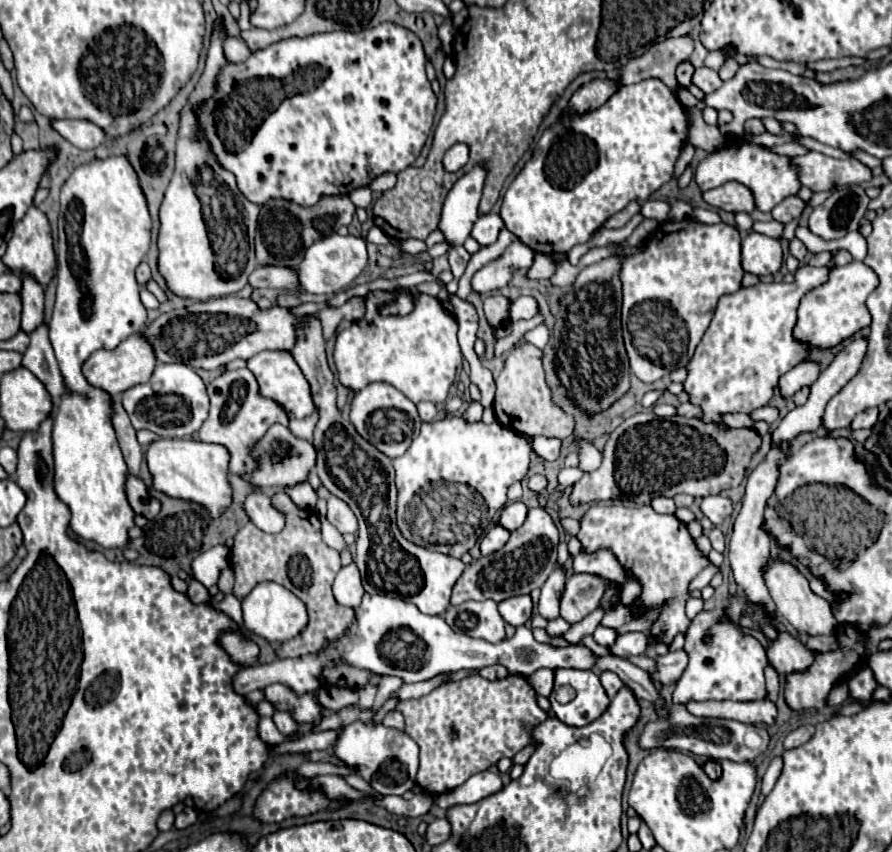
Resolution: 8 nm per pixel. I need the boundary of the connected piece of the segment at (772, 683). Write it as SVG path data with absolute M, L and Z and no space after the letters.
M769 664L764 671L767 687L767 698L776 702L780 694L780 679L778 673Z

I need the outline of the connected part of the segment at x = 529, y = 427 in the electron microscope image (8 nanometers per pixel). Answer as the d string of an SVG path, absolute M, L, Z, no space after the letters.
M527 341L509 353L501 369L501 375L497 377L497 393L493 403L495 417L507 429L513 429L523 435L545 435L545 437L565 439L573 433L575 419L555 405L551 387L545 383L541 357L543 357L543 351Z

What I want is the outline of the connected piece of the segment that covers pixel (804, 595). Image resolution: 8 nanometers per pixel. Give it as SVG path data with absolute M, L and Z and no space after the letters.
M769 561L765 571L765 583L769 587L769 593L777 605L779 615L801 635L835 635L837 633L837 621L831 613L829 601L817 597L809 589L809 581L787 563L773 563Z

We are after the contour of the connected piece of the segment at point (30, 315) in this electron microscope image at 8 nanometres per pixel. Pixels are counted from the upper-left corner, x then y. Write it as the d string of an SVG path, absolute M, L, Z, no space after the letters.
M29 275L21 277L23 279L23 291L21 291L21 301L23 301L23 323L21 331L33 333L41 321L45 321L45 299L43 299L43 287Z

